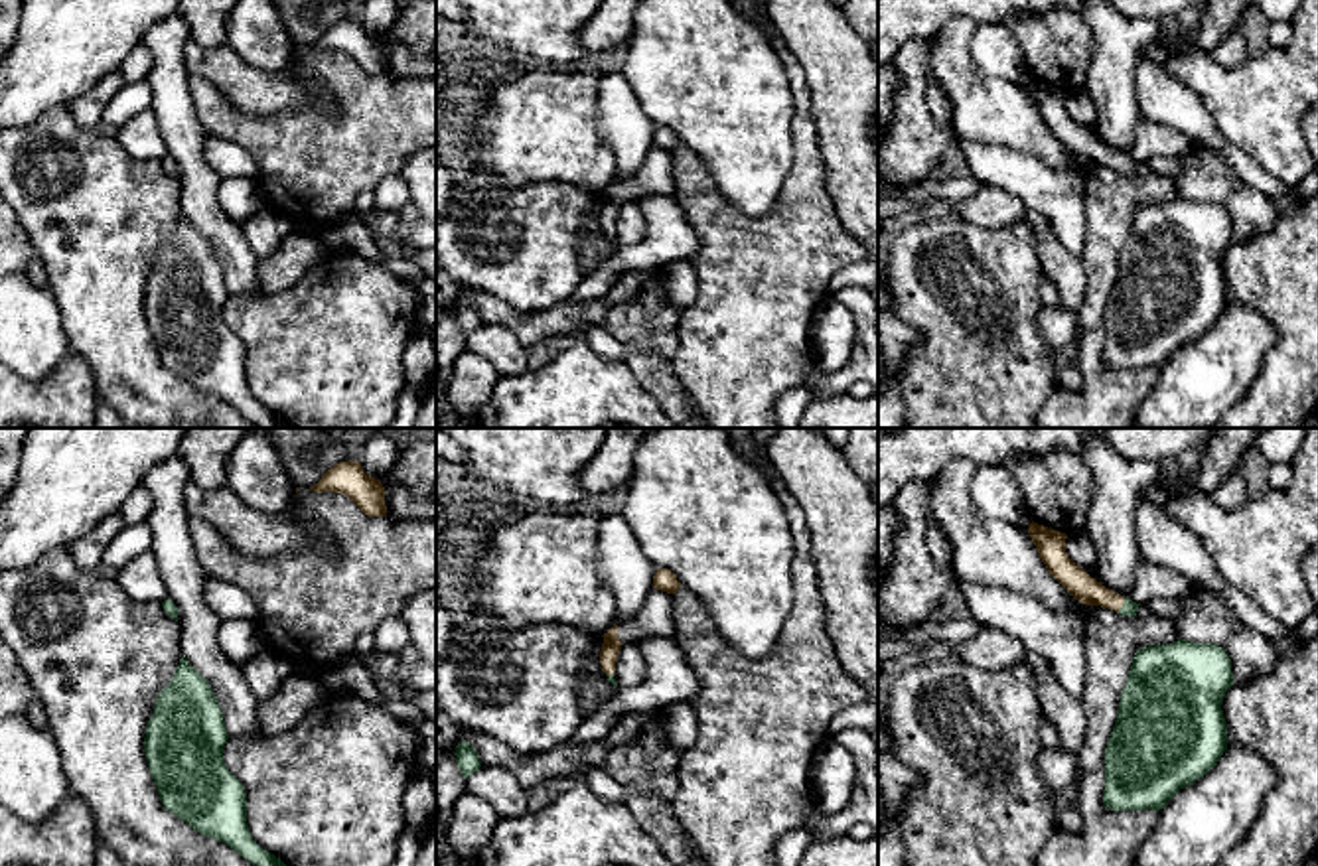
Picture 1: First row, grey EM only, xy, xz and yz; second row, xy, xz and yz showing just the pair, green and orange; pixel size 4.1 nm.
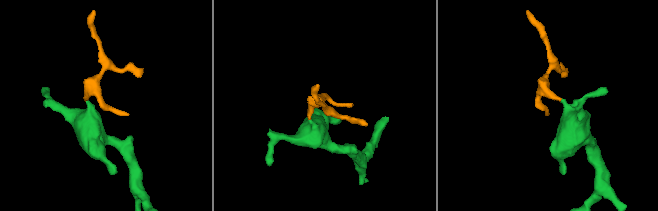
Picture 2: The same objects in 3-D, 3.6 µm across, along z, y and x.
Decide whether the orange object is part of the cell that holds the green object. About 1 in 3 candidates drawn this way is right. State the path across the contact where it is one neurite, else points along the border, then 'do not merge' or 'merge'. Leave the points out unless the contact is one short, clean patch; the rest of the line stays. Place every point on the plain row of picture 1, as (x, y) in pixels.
runs through yz (1129, 166), (1123, 164), (1090, 150), (1074, 137); merge

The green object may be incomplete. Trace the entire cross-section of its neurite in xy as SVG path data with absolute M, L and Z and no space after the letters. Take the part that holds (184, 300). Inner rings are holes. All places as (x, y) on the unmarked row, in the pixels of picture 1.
M182 215L172 241L156 256L144 296L144 312L160 359L166 369L193 389L225 400L256 428L288 428L280 416L260 406L249 391L245 345L223 320L227 298L223 270L209 241Z

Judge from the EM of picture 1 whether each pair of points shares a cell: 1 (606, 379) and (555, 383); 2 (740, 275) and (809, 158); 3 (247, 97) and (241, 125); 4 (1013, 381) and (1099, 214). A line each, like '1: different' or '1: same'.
1: same
2: same
3: different
4: different

